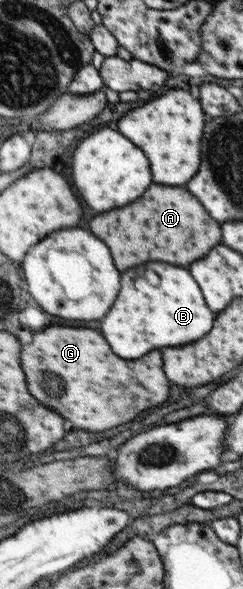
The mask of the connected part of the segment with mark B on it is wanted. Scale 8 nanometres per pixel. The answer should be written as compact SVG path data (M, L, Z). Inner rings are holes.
M147 262L143 268L135 266L135 268L121 274L121 292L119 292L113 308L109 310L109 314L103 318L101 332L107 338L107 342L111 344L113 352L119 358L129 360L129 358L141 358L147 352L161 348L161 346L181 346L187 342L195 342L211 330L213 318L215 318L215 314L207 308L197 282L193 280L193 276L187 270L183 270L179 266L165 264L165 262ZM151 272L155 272L159 282L157 280L149 282Z

